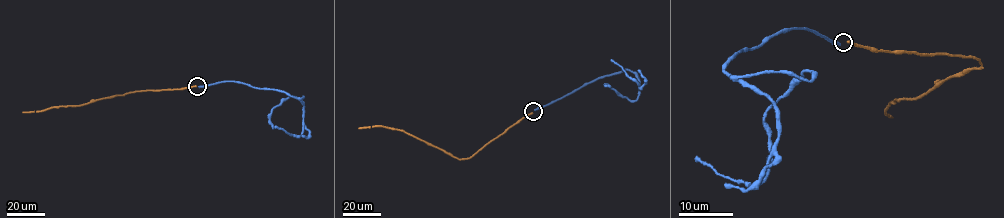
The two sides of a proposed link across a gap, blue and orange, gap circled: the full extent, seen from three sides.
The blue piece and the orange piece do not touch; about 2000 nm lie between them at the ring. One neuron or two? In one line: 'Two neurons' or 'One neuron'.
Two neurons

